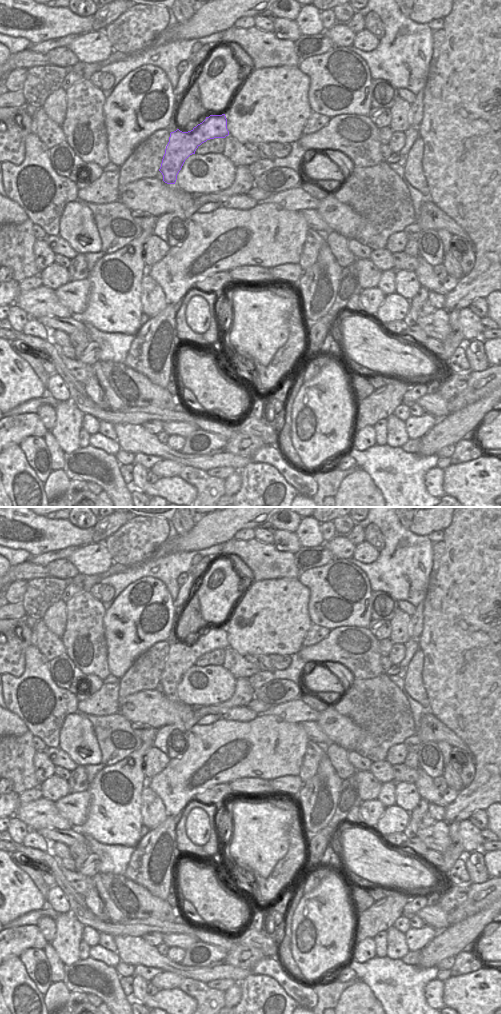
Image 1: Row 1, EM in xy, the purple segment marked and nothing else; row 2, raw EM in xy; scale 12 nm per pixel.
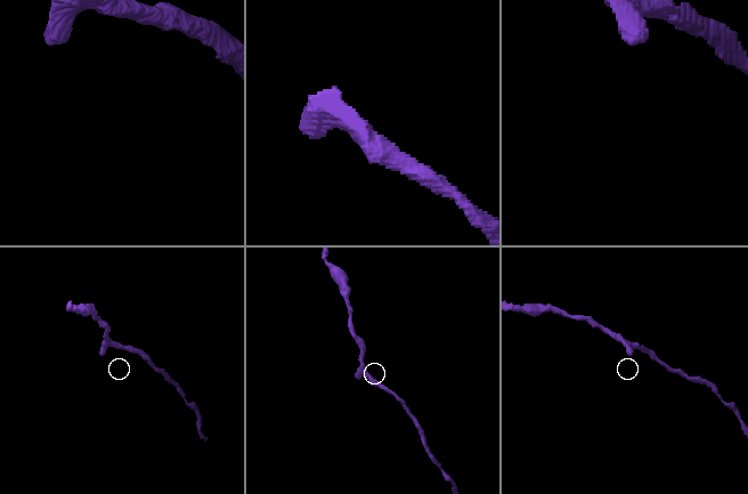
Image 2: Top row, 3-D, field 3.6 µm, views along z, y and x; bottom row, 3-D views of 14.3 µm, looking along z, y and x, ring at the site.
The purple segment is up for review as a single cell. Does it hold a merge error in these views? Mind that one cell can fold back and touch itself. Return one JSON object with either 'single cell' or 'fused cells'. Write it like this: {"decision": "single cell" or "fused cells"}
{"decision": "single cell"}

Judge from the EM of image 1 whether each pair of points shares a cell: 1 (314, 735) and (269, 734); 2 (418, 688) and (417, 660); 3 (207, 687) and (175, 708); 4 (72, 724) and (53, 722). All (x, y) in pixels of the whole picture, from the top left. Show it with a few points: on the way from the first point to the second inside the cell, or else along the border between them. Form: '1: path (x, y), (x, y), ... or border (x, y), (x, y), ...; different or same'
1: border (296, 723), (300, 725), (309, 739); different
2: path (416, 681), (416, 667); same
3: border (176, 693), (176, 697), (180, 701), (192, 707); different
4: border (77, 711), (65, 718), (59, 733), (58, 746); different

